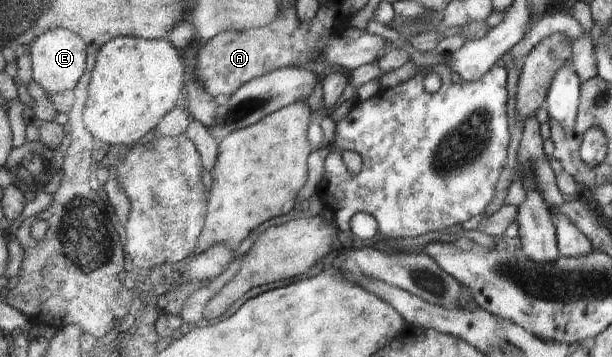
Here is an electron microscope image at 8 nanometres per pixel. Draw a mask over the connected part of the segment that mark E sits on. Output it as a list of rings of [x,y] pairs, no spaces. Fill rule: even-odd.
[[[56,28],[44,32],[35,42],[30,44],[32,79],[38,82],[49,96],[73,91],[85,74],[85,64],[88,64],[85,62],[88,60],[85,43],[77,33],[67,29]]]

